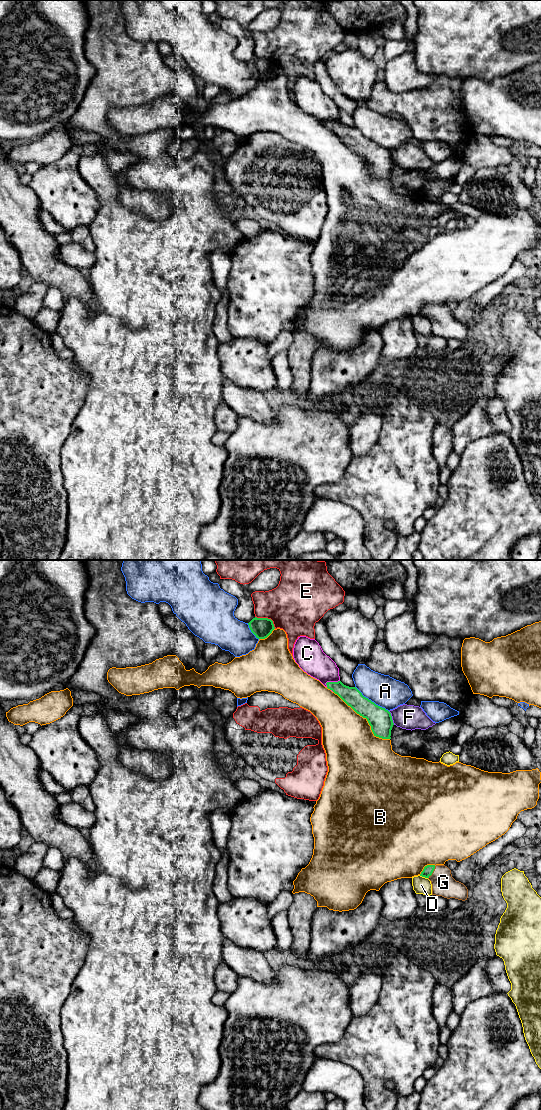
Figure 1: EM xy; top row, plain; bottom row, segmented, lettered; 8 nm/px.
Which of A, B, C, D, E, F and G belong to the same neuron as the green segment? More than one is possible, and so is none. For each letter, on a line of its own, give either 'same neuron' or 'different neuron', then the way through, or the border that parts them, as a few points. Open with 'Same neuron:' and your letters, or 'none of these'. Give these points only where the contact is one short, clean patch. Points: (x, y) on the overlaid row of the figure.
Same neuron: G
A: different neuron
B: different neuron
C: different neuron
D: different neuron; border along xy (419, 875), (427, 878)
E: different neuron
F: different neuron; border along xy (388, 711), (394, 724)
G: same neuron; runs through xy (428, 870), (432, 872), (443, 884)

